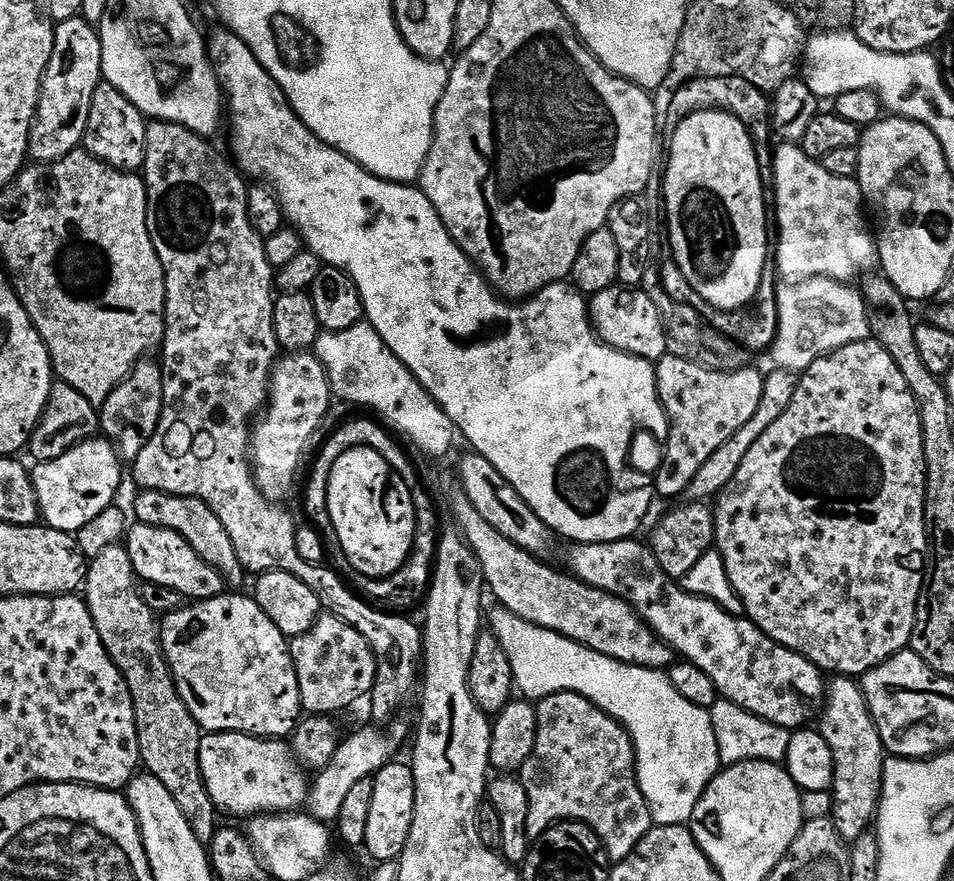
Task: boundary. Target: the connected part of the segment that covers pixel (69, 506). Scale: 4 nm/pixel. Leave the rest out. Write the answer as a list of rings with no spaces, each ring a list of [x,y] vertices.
[[[93,438],[72,448],[62,458],[45,464],[37,463],[31,469],[36,501],[40,504],[43,523],[54,530],[80,532],[90,518],[98,518],[102,510],[113,507],[116,491],[120,488],[122,461],[115,448],[103,438]]]

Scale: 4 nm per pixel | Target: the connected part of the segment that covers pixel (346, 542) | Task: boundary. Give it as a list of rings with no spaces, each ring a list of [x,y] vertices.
[[[373,448],[346,450],[328,479],[328,513],[334,530],[338,530],[338,542],[342,556],[356,572],[380,580],[383,576],[395,577],[396,571],[408,561],[416,537],[416,514],[408,510],[397,520],[392,520],[384,499],[388,496],[390,469],[386,458]]]

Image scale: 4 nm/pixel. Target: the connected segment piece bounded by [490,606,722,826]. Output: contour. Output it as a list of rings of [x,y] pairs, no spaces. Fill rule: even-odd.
[[[496,606],[493,609],[490,630],[498,642],[502,642],[506,658],[510,658],[515,691],[529,702],[539,702],[550,694],[573,692],[591,704],[596,704],[608,716],[619,720],[632,737],[632,747],[636,750],[636,781],[648,803],[653,825],[688,824],[694,814],[694,806],[698,806],[706,786],[710,786],[722,767],[718,738],[714,738],[711,711],[702,706],[694,706],[694,702],[686,702],[686,698],[674,690],[663,671],[639,668],[637,664],[624,664],[620,660],[606,658],[562,634],[528,624],[505,608]]]

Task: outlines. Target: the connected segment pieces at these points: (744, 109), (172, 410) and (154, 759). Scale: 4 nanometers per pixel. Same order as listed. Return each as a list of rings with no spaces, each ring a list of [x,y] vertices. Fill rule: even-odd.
[[[719,76],[718,78],[702,78],[701,80],[689,80],[683,84],[674,94],[674,98],[668,107],[666,117],[667,127],[676,128],[690,114],[704,111],[707,108],[718,108],[722,112],[733,112],[743,124],[748,127],[748,133],[752,136],[752,145],[758,158],[758,174],[762,181],[762,198],[766,206],[766,230],[769,234],[779,233],[778,210],[776,209],[776,158],[774,155],[774,133],[770,123],[772,105],[769,93],[758,90],[746,78],[737,76]]]
[[[163,122],[148,124],[146,150],[144,151],[144,162],[142,165],[144,185],[148,191],[148,229],[150,230],[150,238],[154,242],[154,250],[158,250],[158,258],[164,267],[164,281],[166,282],[164,322],[167,327],[164,330],[164,343],[162,345],[162,353],[164,352],[164,360],[162,359],[164,370],[164,405],[162,406],[162,414],[158,422],[158,430],[154,430],[154,438],[150,438],[150,442],[146,442],[142,454],[138,454],[138,458],[131,465],[132,476],[141,484],[139,486],[141,489],[189,496],[190,498],[198,498],[202,502],[206,502],[210,506],[210,510],[214,510],[214,514],[218,514],[218,522],[222,522],[222,526],[226,526],[226,534],[230,534],[230,542],[234,542],[234,550],[238,554],[242,566],[249,573],[289,572],[294,574],[299,580],[306,582],[306,586],[310,586],[310,590],[314,590],[314,594],[318,594],[321,609],[325,613],[337,616],[342,622],[354,626],[354,630],[358,630],[358,634],[362,634],[366,638],[366,642],[370,642],[372,652],[376,656],[376,685],[371,690],[370,701],[372,700],[372,716],[377,720],[373,721],[377,725],[385,726],[384,724],[390,723],[403,710],[404,703],[411,698],[412,691],[415,688],[417,691],[418,685],[421,683],[424,634],[421,625],[417,621],[415,624],[414,621],[407,620],[404,617],[407,615],[396,614],[400,616],[391,616],[388,612],[379,612],[374,605],[367,604],[360,596],[355,596],[340,581],[339,574],[331,572],[328,566],[317,566],[301,558],[298,554],[298,546],[296,545],[298,524],[292,521],[290,513],[283,512],[280,509],[283,507],[263,496],[260,493],[259,486],[256,485],[250,467],[250,421],[265,407],[270,395],[272,369],[278,359],[276,331],[272,321],[274,318],[274,306],[276,305],[274,269],[272,269],[270,262],[266,258],[266,250],[264,249],[265,237],[260,236],[254,230],[254,226],[250,222],[250,214],[246,210],[249,185],[247,183],[244,184],[245,177],[242,175],[239,167],[229,157],[228,161],[226,157],[219,156],[208,144],[211,143],[205,137],[197,136],[196,133],[191,132],[188,128],[183,128],[180,124],[166,124]]]
[[[117,542],[106,546],[106,550],[102,550],[102,554],[91,557],[86,568],[86,579],[82,585],[82,596],[94,618],[98,638],[102,638],[102,646],[106,646],[106,654],[110,654],[114,666],[118,666],[118,670],[130,690],[130,698],[134,702],[134,718],[138,726],[140,758],[147,775],[158,778],[158,782],[162,782],[162,786],[166,786],[166,790],[170,790],[170,798],[174,798],[174,802],[178,802],[178,810],[182,810],[186,822],[190,822],[190,826],[201,844],[211,845],[218,827],[218,821],[216,821],[218,809],[206,790],[204,775],[200,769],[202,729],[200,723],[190,714],[186,702],[182,702],[182,698],[178,694],[168,659],[164,657],[164,647],[160,641],[161,621],[140,597],[138,577],[130,562],[127,547],[123,543]]]

